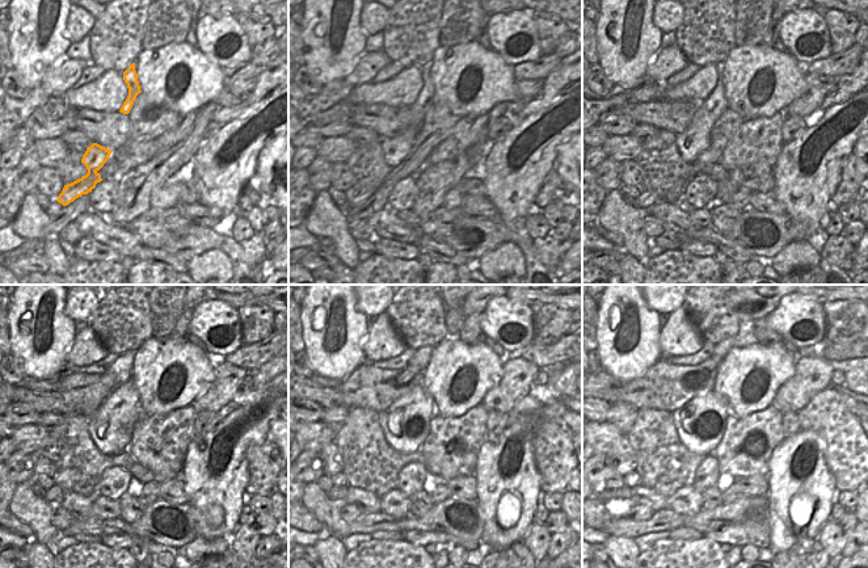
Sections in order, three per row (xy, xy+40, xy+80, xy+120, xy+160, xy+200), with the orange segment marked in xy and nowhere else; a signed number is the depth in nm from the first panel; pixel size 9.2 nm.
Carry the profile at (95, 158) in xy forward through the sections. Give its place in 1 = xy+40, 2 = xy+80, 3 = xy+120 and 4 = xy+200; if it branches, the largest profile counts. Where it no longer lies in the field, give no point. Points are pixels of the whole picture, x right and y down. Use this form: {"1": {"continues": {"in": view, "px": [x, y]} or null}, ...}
{"1": {"continues": {"in": "xy+40", "px": [395, 148]}}, "2": {"continues": {"in": "xy+80", "px": [694, 141]}}, "3": {"continues": {"in": "xy+120", "px": [110, 426]}}, "4": {"continues": {"in": "xy+200", "px": [700, 423]}}}

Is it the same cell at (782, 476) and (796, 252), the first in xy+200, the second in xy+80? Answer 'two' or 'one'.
two

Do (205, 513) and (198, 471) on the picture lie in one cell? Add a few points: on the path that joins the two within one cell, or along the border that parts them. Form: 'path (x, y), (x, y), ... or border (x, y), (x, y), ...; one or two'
path (205, 503), (205, 482); one

